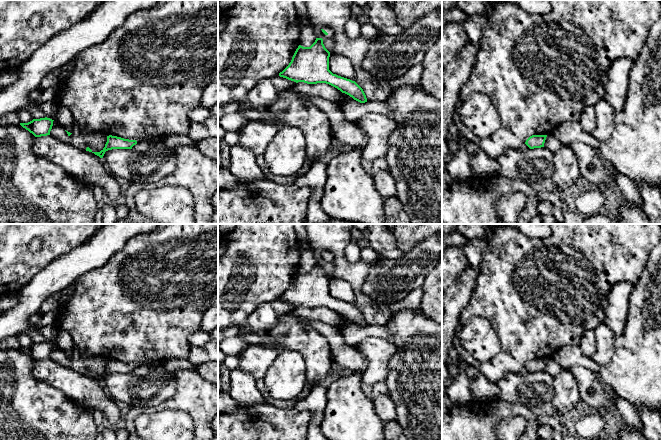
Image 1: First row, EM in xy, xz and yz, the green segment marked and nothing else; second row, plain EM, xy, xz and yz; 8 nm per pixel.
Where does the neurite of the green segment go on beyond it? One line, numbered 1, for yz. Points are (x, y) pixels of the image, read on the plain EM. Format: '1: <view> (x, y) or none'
1: none

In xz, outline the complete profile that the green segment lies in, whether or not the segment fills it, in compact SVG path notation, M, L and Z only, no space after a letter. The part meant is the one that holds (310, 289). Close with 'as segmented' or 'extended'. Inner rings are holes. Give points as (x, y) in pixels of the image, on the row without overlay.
M316 262L310 271L298 270L291 286L279 300L296 307L326 307L360 327L367 326L363 313L355 305L333 298L329 294L329 281L330 276L325 272L323 263Z | as segmented

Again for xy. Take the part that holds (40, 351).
M50 342L33 343L28 347L20 347L20 349L32 357L35 361L50 359L53 350L53 345Z | as segmented

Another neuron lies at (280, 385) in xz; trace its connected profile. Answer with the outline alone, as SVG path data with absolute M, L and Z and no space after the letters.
M282 349L267 374L267 392L277 400L291 400L297 397L306 383L306 362L297 351Z

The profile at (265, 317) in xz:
M279 299L271 303L263 303L248 317L245 331L270 331L277 325L280 316L289 314L295 308L296 306Z

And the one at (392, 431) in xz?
M396 421L390 422L384 429L385 440L407 440L400 425Z

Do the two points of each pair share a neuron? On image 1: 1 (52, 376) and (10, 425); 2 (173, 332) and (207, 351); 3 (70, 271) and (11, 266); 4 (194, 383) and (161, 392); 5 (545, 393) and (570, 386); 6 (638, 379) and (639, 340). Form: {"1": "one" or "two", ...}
{"1": "two", "2": "two", "3": "two", "4": "two", "5": "two", "6": "one"}

